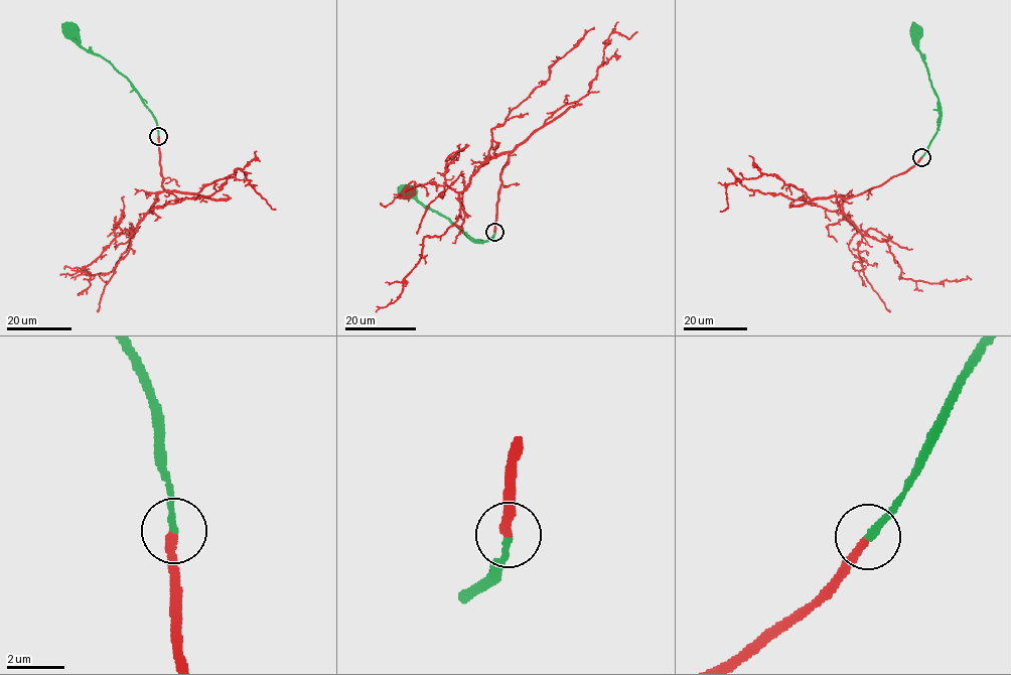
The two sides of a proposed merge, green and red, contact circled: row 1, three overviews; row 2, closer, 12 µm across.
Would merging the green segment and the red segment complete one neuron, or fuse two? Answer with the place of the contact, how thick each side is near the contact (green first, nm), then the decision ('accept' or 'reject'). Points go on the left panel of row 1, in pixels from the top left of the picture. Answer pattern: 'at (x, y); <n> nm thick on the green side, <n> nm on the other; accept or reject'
at (158, 136); 240 nm thick on the green side, 280 nm on the other; accept

